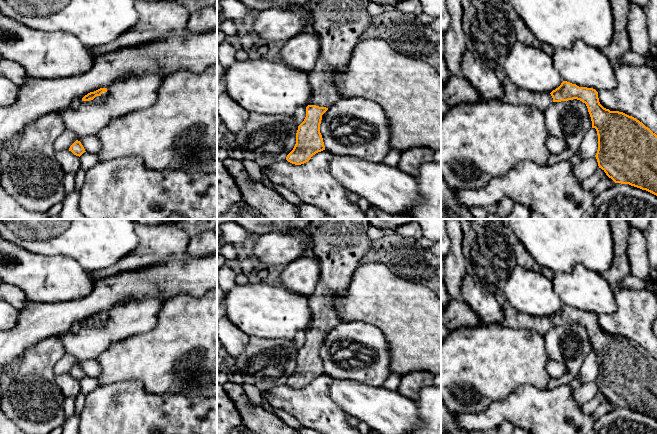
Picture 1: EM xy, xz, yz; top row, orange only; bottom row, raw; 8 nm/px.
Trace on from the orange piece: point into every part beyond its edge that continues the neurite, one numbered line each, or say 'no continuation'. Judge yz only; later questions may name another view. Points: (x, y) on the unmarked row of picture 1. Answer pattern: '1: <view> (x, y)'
1: yz (512, 318)

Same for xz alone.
1: xz (339, 244)

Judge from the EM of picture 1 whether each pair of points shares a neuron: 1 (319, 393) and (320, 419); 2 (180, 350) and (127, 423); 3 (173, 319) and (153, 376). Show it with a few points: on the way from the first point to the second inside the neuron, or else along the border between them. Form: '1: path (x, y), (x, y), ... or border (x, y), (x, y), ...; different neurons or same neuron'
1: path (319, 399), (320, 413); same neuron
2: border (130, 379), (139, 381), (151, 393), (173, 394); different neurons
3: path (173, 333), (173, 356), (167, 362); same neuron

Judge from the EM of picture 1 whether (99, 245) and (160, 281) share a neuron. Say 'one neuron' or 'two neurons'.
two neurons

